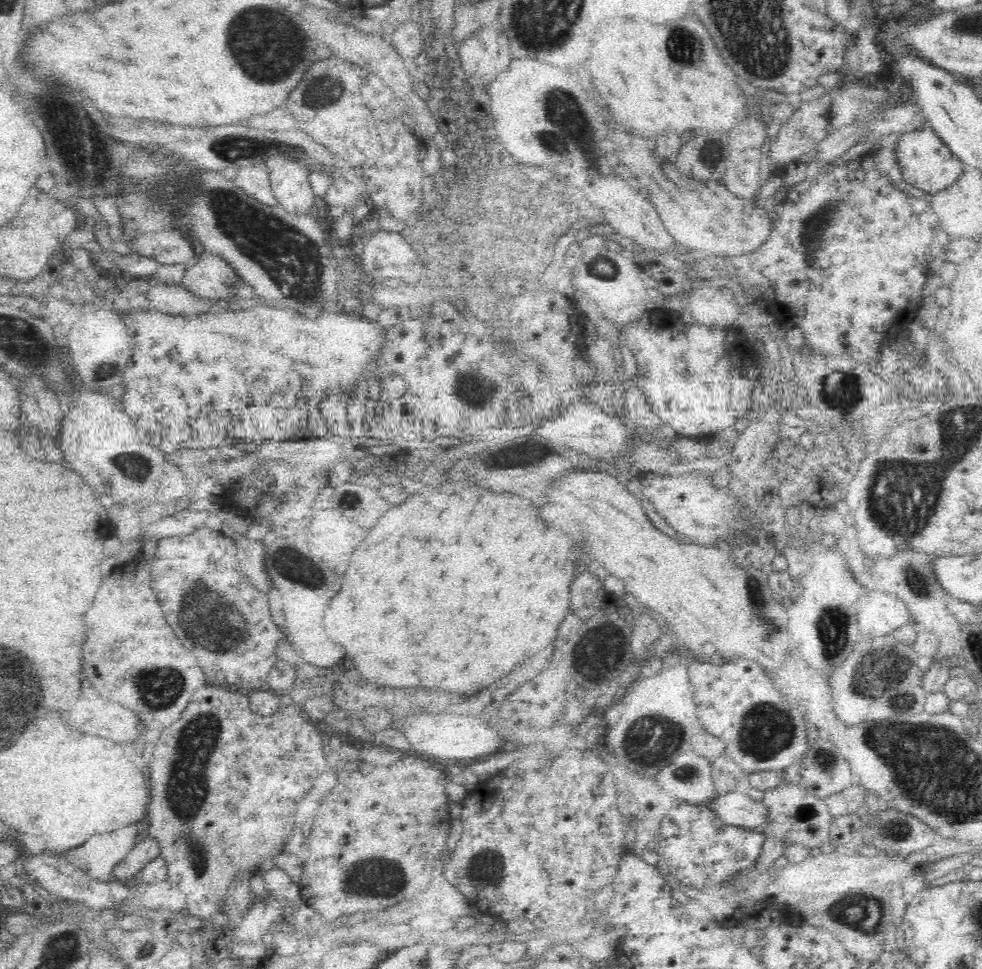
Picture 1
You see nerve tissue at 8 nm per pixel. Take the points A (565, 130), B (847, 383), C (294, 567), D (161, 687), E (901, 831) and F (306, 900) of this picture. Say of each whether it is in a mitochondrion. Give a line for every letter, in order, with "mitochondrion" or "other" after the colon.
A: mitochondrion
B: mitochondrion
C: mitochondrion
D: mitochondrion
E: mitochondrion
F: other

